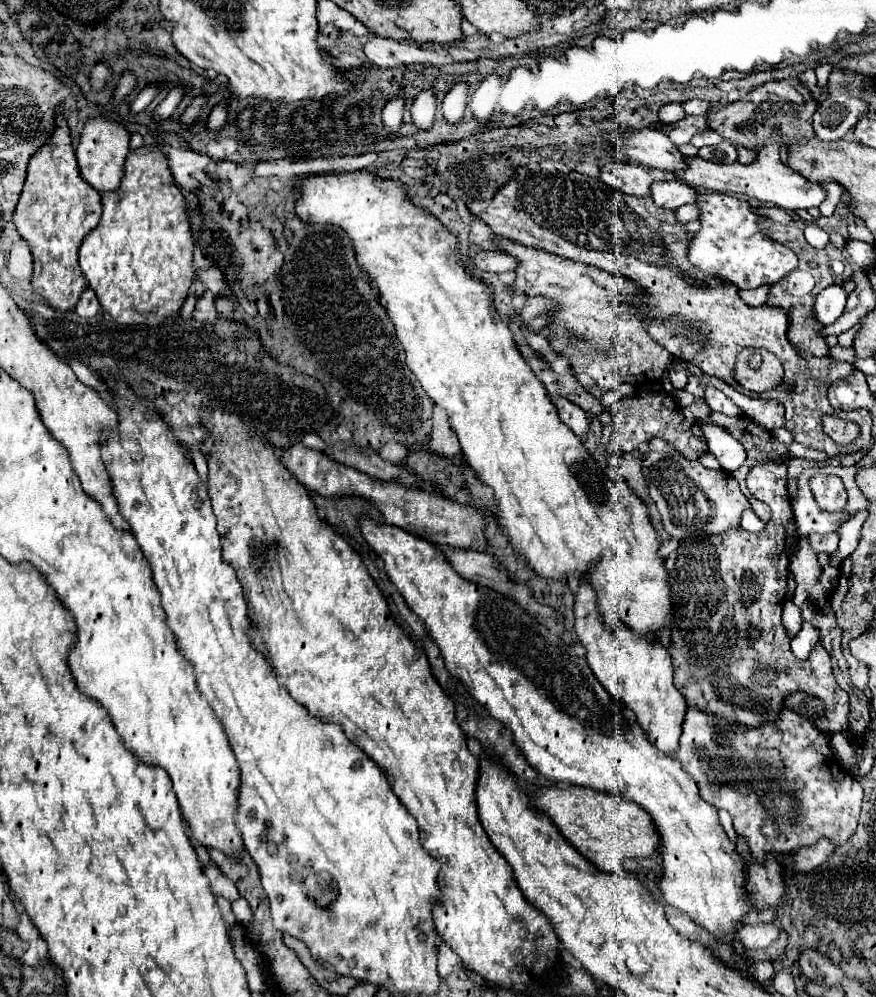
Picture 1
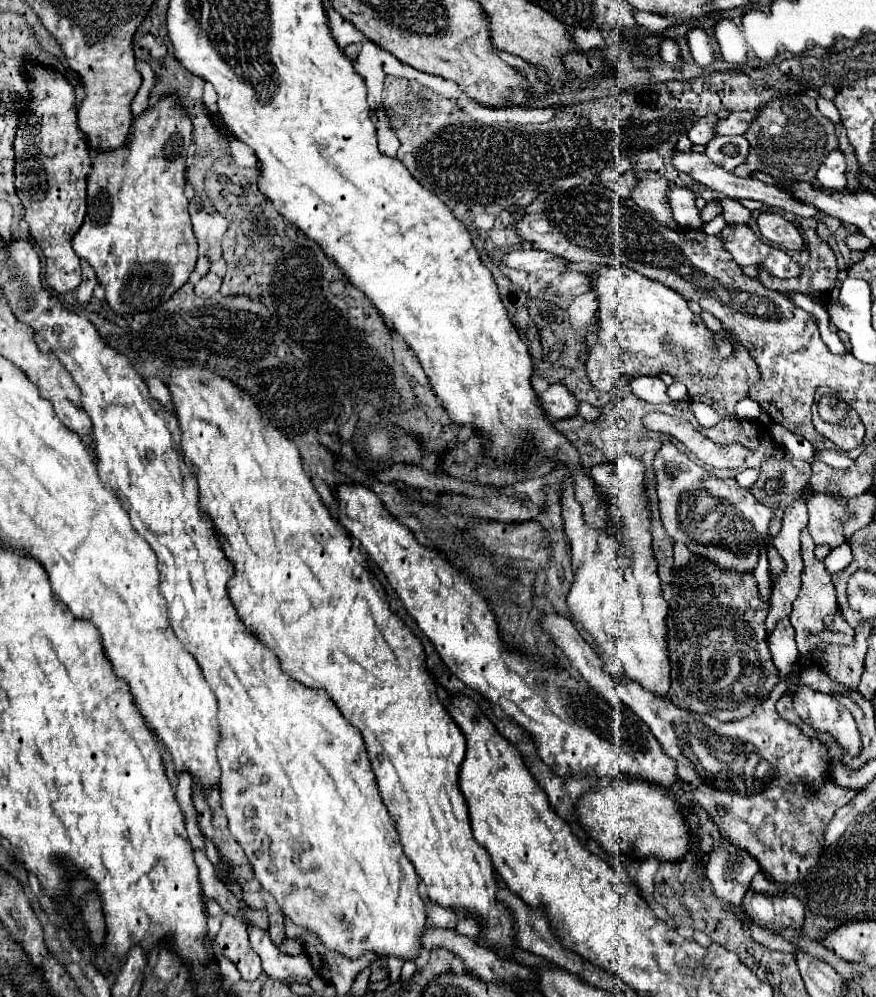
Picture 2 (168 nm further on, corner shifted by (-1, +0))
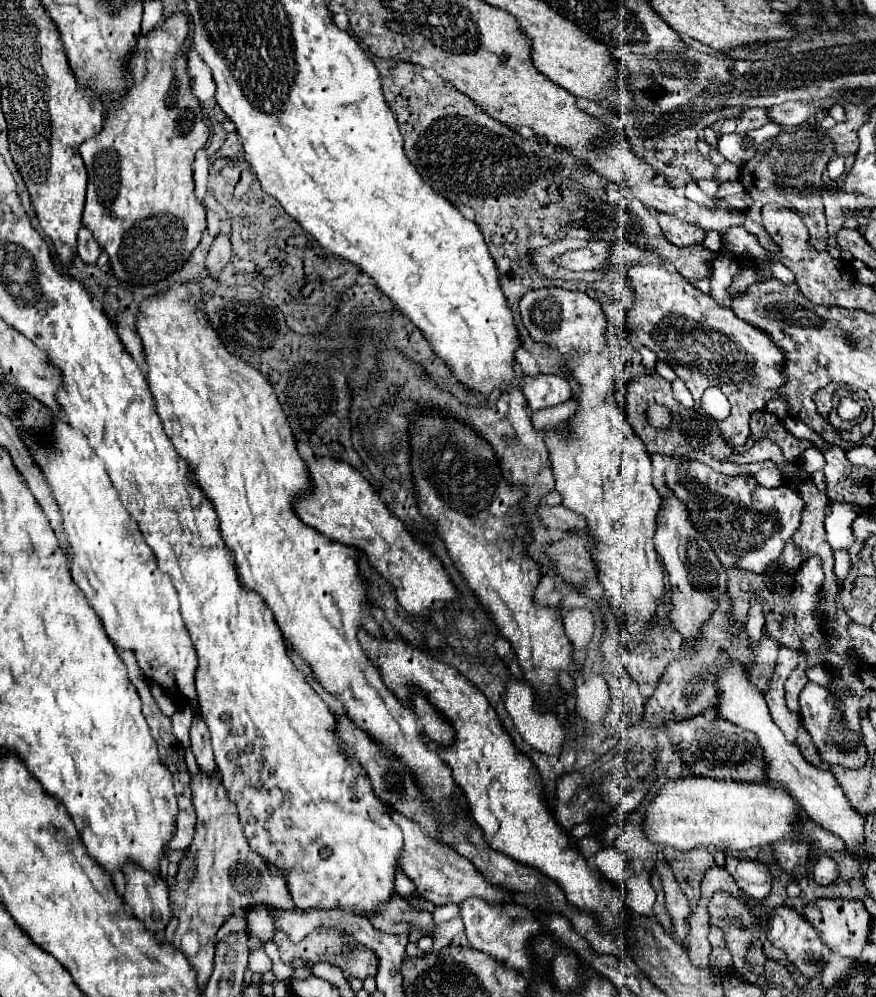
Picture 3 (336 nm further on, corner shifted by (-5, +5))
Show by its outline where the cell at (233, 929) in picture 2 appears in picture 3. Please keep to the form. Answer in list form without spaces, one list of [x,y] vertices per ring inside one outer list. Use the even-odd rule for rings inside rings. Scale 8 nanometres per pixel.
[[[231,915],[229,921],[225,921],[225,925],[221,925],[221,929],[217,931],[217,939],[223,939],[231,931],[245,931],[245,921],[239,915]]]

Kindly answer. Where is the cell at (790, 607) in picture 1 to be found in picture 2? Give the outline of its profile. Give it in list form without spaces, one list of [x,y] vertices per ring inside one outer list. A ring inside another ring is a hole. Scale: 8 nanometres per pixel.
[[[785,618],[785,620],[777,622],[777,626],[771,632],[771,636],[767,638],[767,642],[769,642],[769,650],[773,654],[773,662],[781,674],[781,678],[785,678],[791,670],[791,664],[799,658],[797,644],[795,644],[795,628],[791,626],[791,620]]]

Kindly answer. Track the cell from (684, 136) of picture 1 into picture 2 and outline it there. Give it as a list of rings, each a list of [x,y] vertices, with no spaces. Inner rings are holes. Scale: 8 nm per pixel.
[[[731,112],[727,118],[717,120],[717,124],[713,128],[715,136],[721,136],[721,134],[743,134],[753,118],[755,118],[755,112]]]

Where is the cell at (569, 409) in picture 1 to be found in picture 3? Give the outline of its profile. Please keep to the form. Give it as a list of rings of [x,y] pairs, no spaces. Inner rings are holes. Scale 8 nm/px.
[[[539,373],[535,377],[525,375],[525,383],[521,387],[529,409],[545,409],[559,403],[565,403],[571,397],[571,385],[567,379],[551,373]]]

